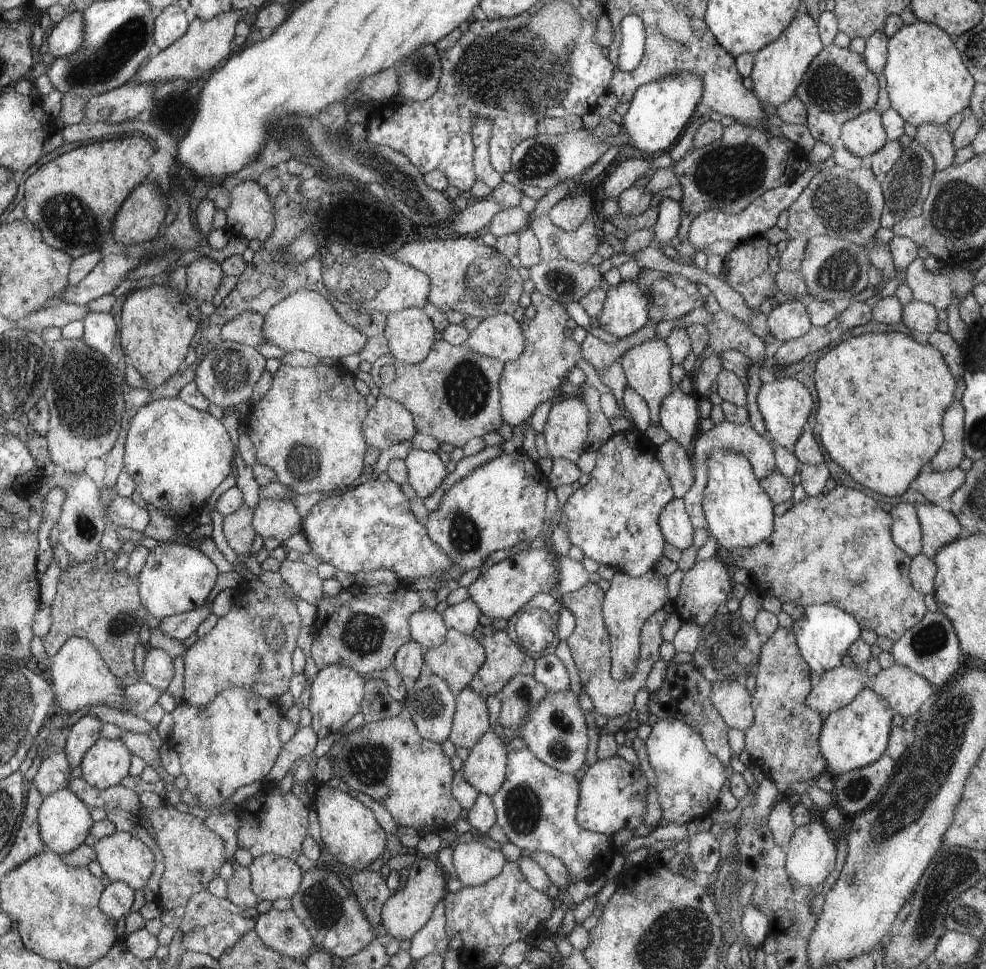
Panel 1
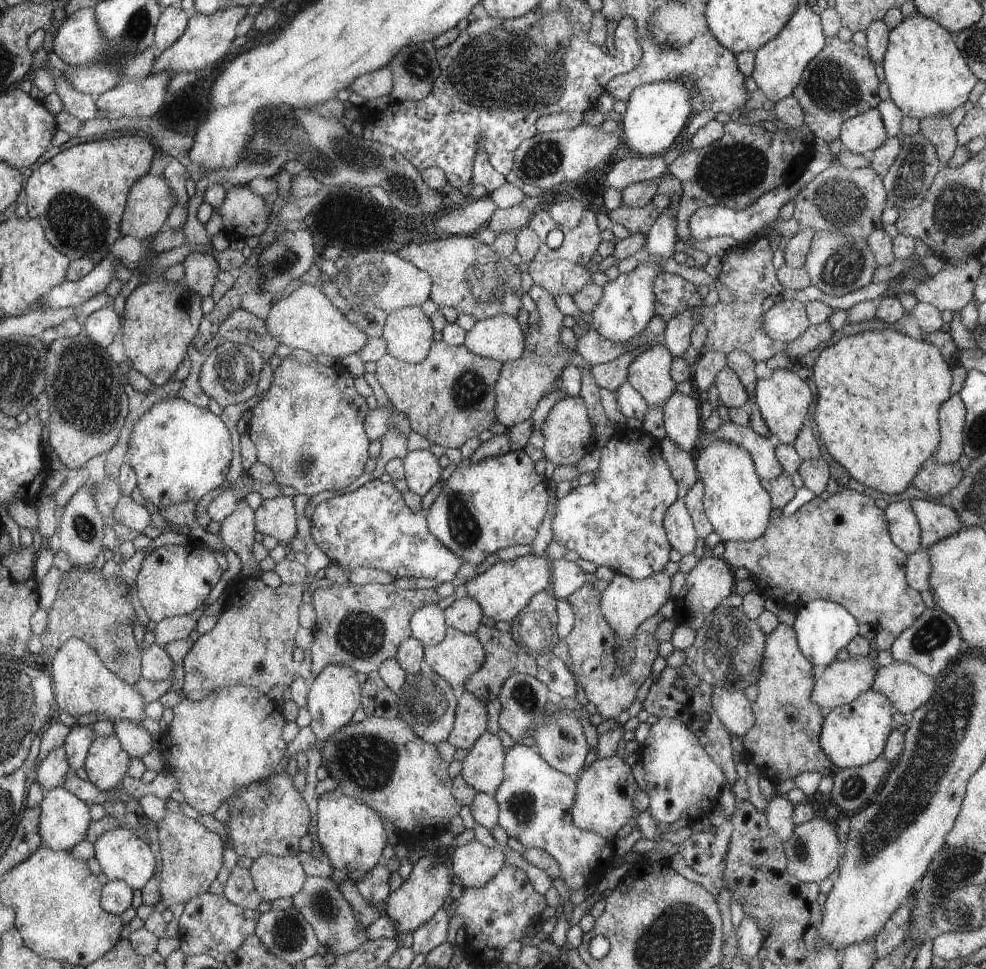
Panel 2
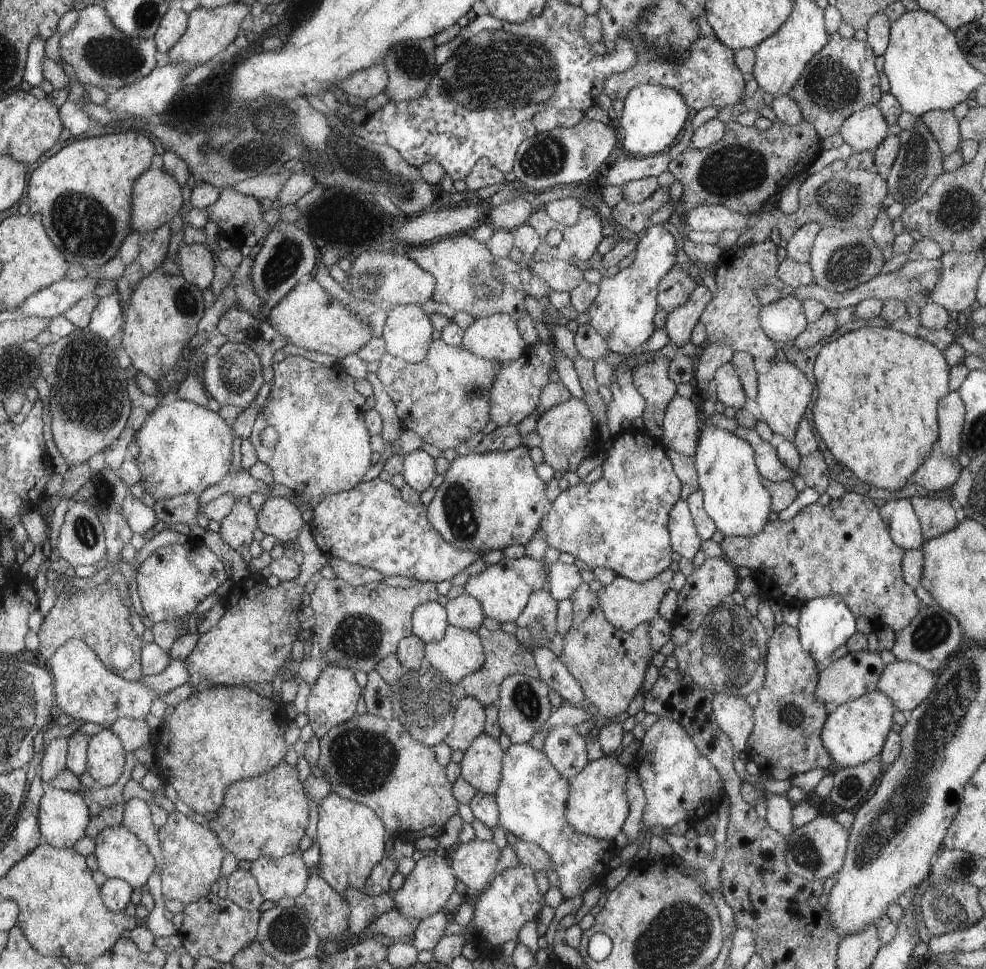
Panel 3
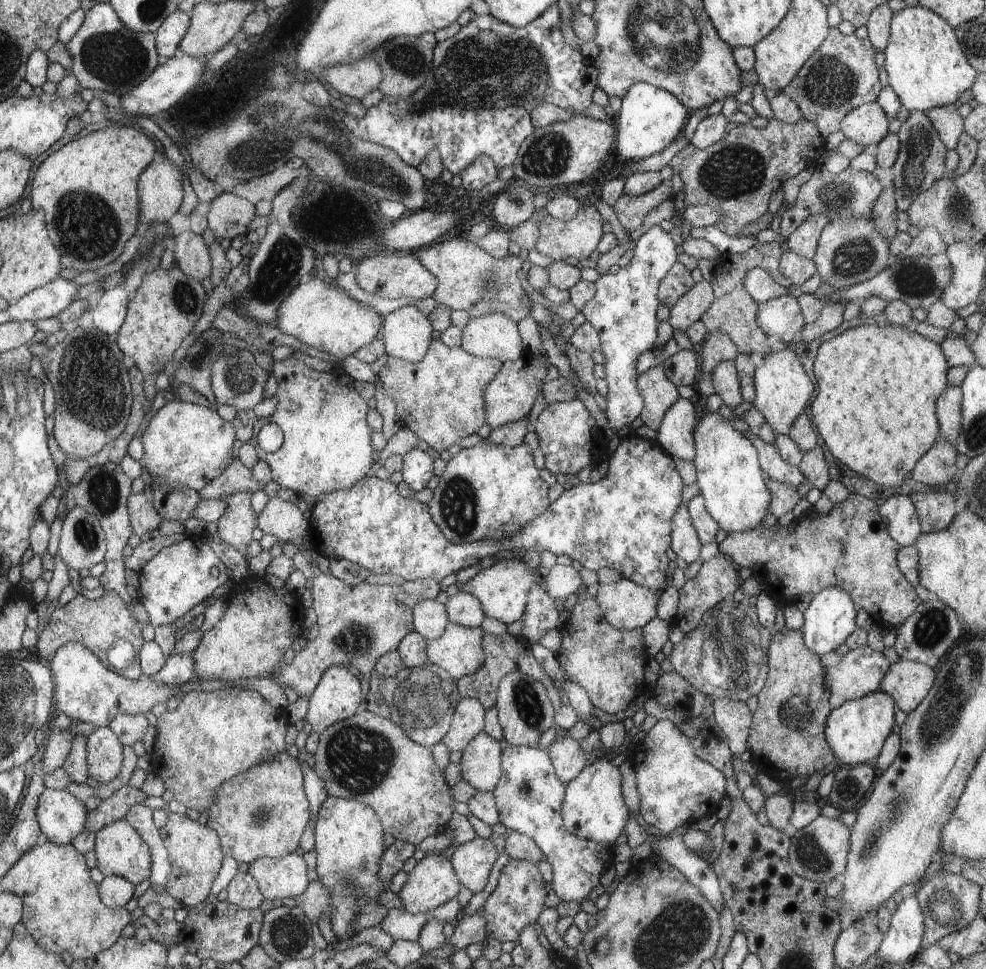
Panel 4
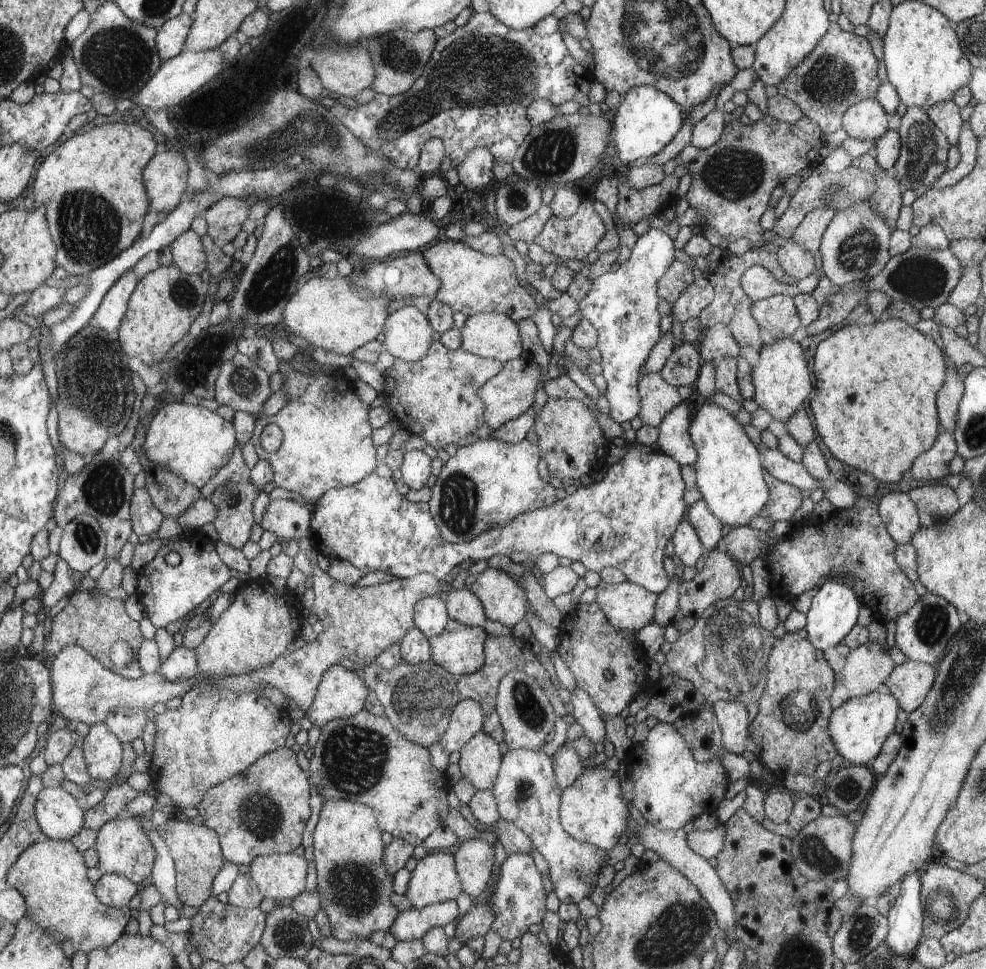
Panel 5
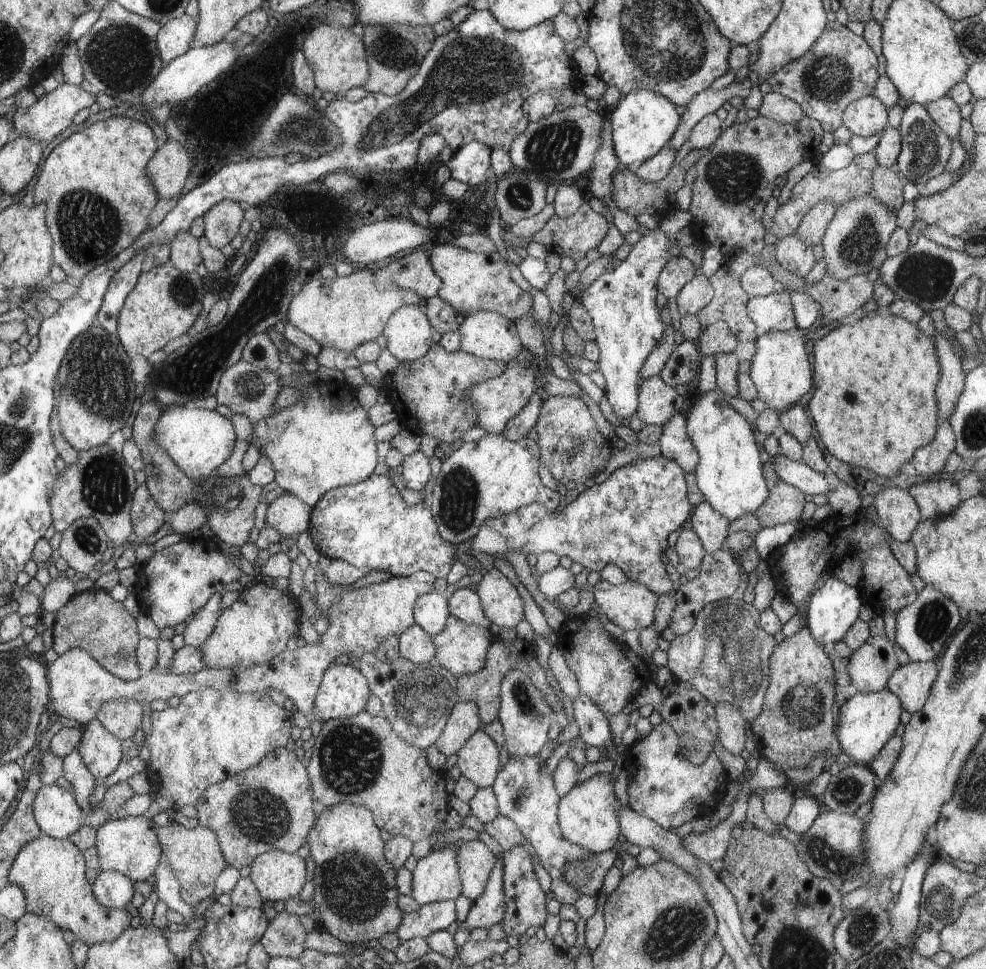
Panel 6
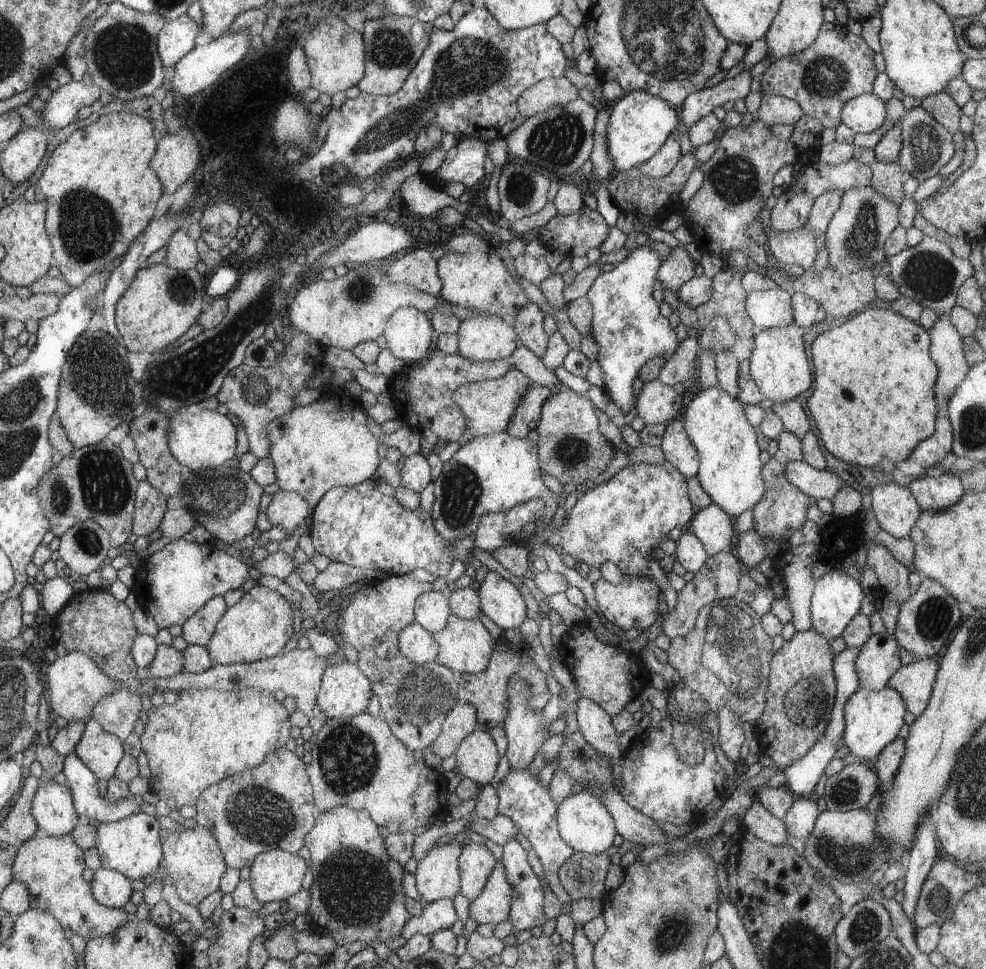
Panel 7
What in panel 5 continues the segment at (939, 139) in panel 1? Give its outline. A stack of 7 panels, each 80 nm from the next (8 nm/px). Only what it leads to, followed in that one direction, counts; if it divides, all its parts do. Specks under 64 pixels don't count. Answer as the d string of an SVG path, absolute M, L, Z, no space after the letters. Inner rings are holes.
M953 101L938 102L925 110L931 122L946 136L948 143L957 145L963 126L961 108Z

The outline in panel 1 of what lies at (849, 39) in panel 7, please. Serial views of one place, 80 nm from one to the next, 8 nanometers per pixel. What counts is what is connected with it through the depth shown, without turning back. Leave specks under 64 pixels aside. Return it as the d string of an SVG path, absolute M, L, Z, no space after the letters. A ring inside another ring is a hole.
M832 43L818 53L795 95L806 105L805 124L814 140L834 148L840 145L841 130L846 121L874 109L880 87L879 76L867 69L863 55Z

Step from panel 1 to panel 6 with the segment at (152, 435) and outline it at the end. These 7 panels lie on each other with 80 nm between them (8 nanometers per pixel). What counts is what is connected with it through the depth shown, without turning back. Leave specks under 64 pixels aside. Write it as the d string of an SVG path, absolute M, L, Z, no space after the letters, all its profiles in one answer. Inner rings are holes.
M172 406L164 409L156 424L156 444L178 464L195 484L208 480L231 455L236 443L236 434L230 420L218 412L202 408Z

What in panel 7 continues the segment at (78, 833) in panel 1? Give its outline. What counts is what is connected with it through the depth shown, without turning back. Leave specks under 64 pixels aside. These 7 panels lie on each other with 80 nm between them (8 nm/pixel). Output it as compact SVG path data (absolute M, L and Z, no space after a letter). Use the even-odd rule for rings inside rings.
M54 780L41 781L33 798L33 817L38 828L50 837L65 837L73 832L78 822L77 810L72 804L72 791Z

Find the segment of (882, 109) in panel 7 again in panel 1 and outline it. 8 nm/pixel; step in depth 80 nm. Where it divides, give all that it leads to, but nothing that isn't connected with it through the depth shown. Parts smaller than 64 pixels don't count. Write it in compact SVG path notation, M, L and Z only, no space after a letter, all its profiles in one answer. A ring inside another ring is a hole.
M875 109L846 121L841 130L840 145L860 158L878 152L887 141L881 114Z

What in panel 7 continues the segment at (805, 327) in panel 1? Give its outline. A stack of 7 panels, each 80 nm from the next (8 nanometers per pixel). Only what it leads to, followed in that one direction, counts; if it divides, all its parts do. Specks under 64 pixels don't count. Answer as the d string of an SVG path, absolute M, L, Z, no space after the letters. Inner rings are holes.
M783 289L749 292L745 302L746 312L758 332L794 324L791 293Z

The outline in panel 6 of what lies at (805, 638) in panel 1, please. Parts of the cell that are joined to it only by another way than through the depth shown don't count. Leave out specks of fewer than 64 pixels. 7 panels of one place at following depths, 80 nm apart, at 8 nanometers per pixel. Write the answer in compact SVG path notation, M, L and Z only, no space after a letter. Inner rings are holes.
M830 576L827 580L821 580L821 585L817 588L808 603L806 612L806 627L817 642L833 646L836 642L844 639L844 634L852 628L852 624L859 618L860 608L864 604L859 586L852 587L836 576Z

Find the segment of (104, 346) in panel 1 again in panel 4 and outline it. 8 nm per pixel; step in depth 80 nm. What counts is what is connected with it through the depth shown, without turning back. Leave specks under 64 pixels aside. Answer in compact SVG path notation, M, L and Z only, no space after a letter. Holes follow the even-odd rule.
M125 282L114 289L104 291L93 310L94 328L104 334L116 334L127 315L128 292Z

